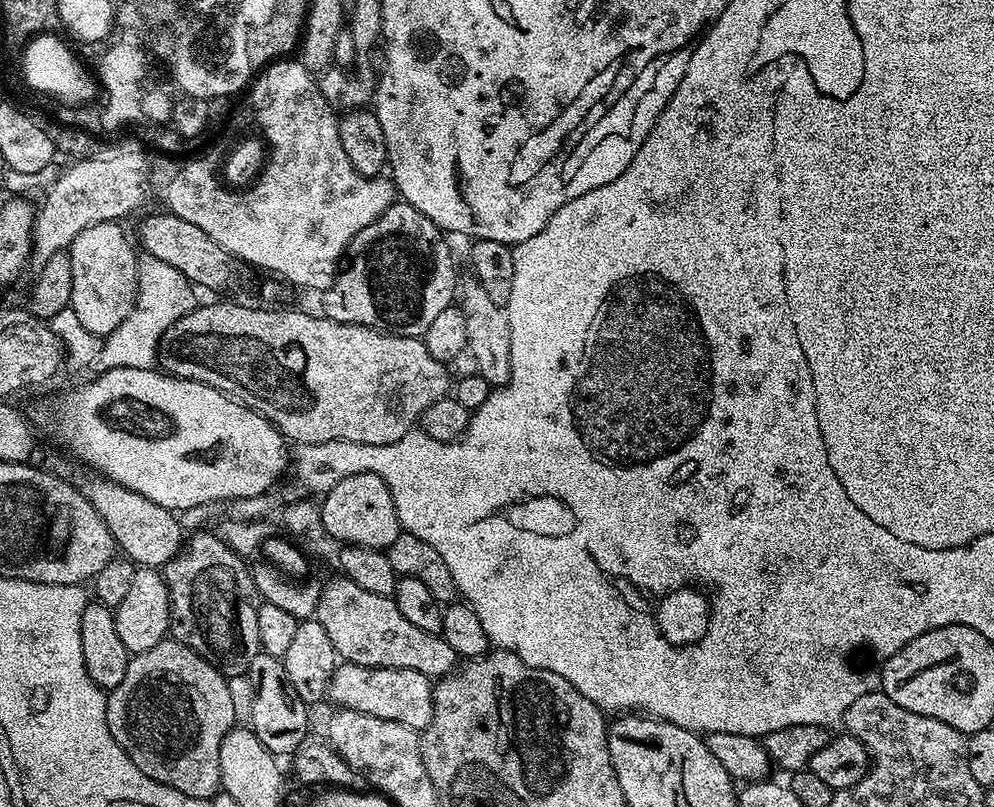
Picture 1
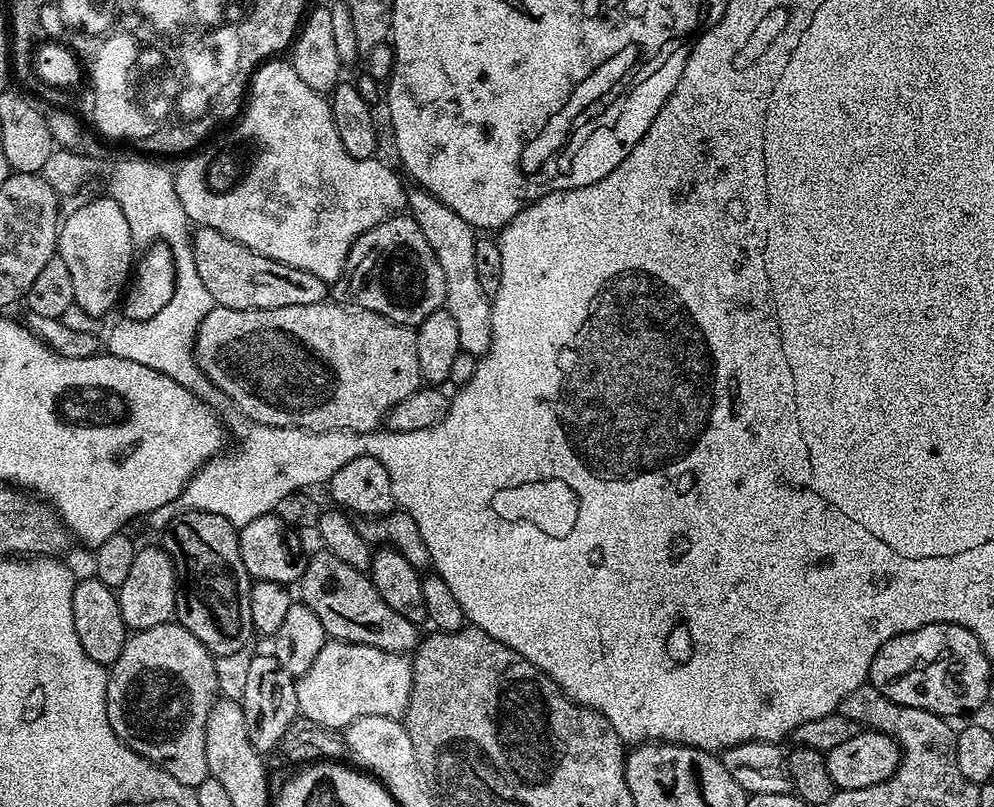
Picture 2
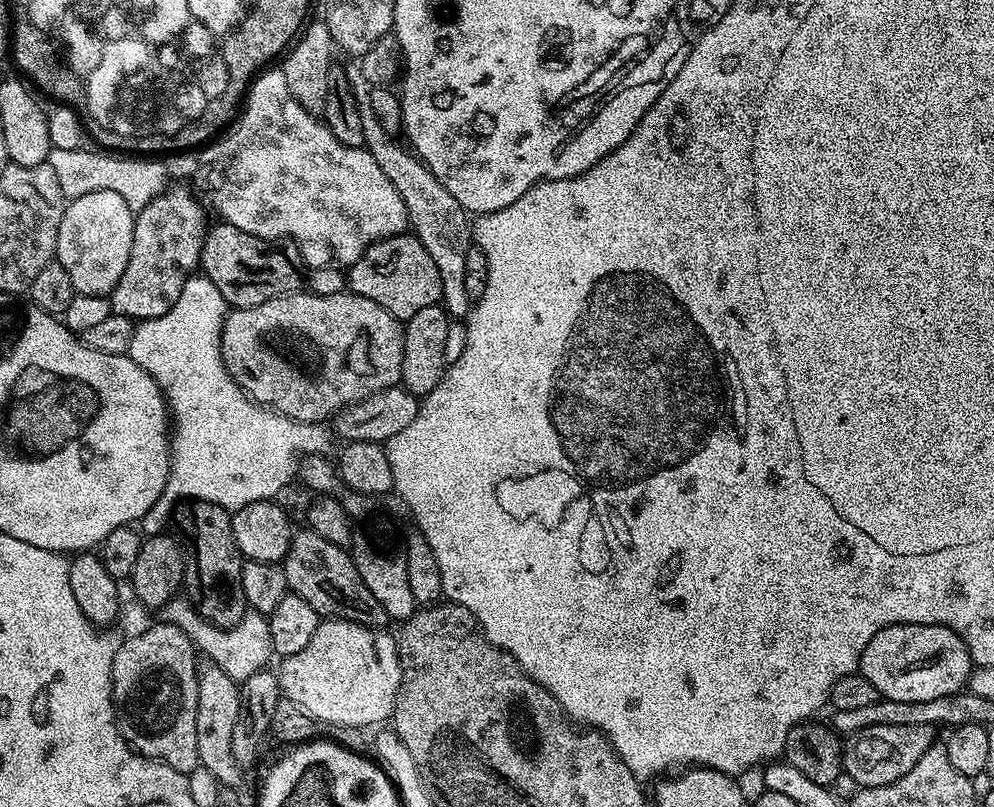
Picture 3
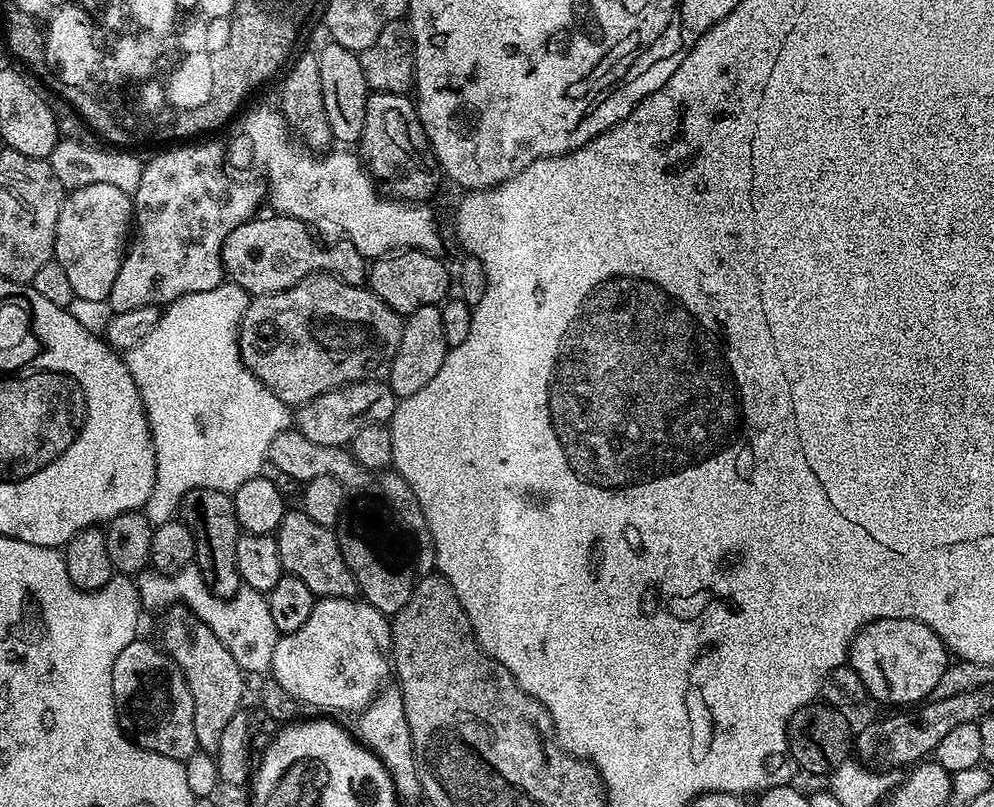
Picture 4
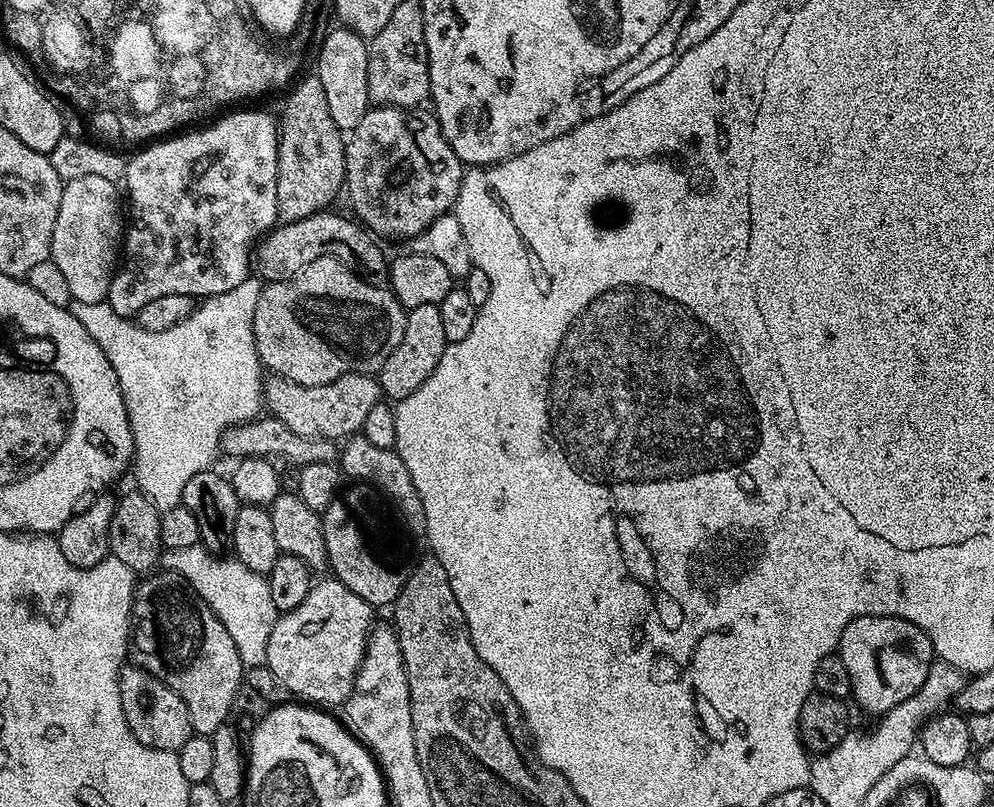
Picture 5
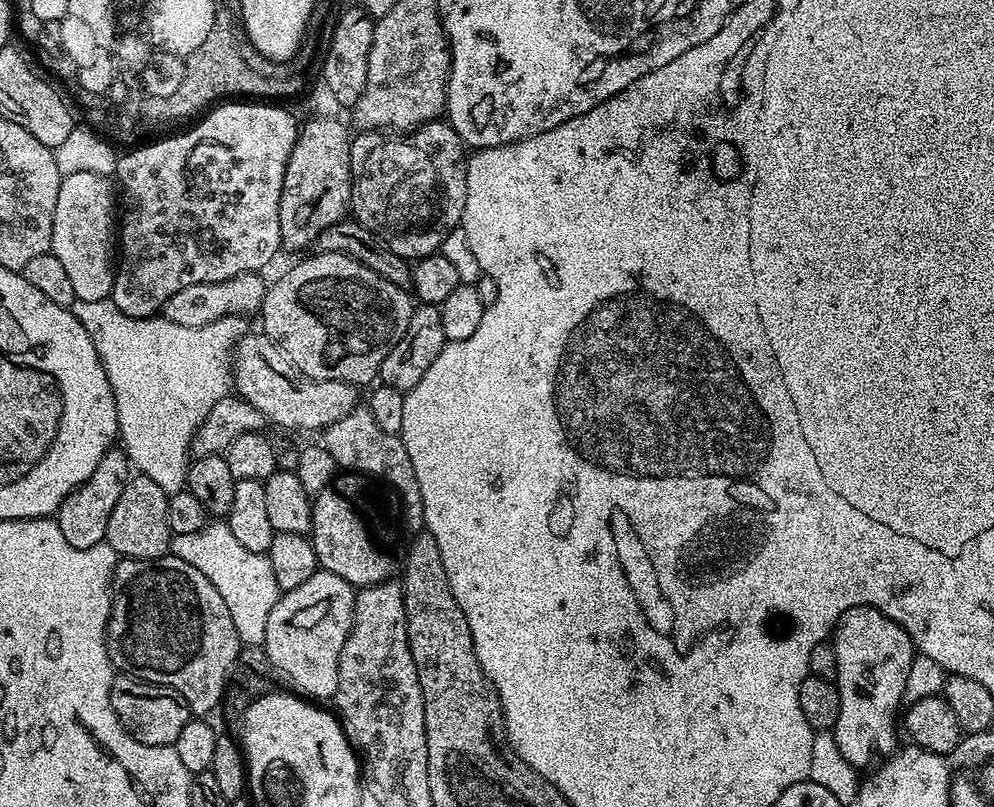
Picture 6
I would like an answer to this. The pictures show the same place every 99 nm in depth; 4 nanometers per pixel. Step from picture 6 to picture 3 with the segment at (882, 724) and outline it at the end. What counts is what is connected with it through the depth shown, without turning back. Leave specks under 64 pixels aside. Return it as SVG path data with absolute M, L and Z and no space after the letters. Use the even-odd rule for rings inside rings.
M891 624L870 642L866 642L866 650L862 650L859 675L869 680L877 693L885 700L894 702L930 702L930 698L955 696L958 692L965 691L973 670L972 656L963 638L954 630L937 624Z

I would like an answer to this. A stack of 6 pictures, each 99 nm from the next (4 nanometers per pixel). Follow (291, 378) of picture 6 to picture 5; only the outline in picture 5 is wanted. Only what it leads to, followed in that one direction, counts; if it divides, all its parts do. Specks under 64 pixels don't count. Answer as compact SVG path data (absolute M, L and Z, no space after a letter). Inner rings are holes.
M351 372L322 386L302 386L281 376L272 378L272 381L269 379L266 384L267 411L286 422L294 434L302 434L306 438L340 442L359 433L362 422L366 422L366 413L381 400L379 379L366 372Z

